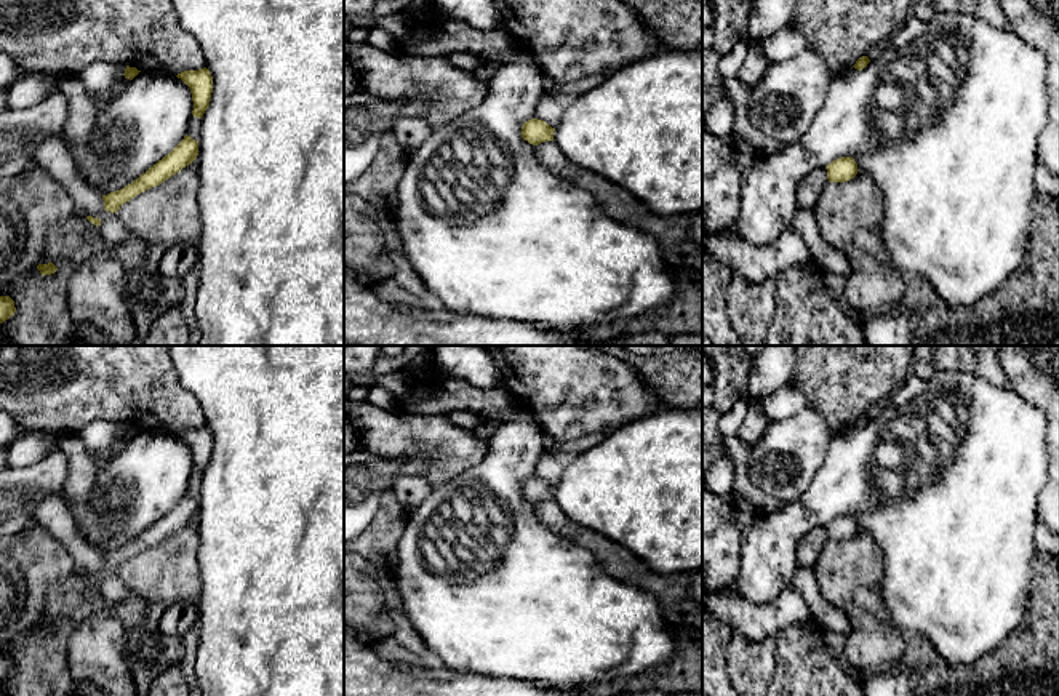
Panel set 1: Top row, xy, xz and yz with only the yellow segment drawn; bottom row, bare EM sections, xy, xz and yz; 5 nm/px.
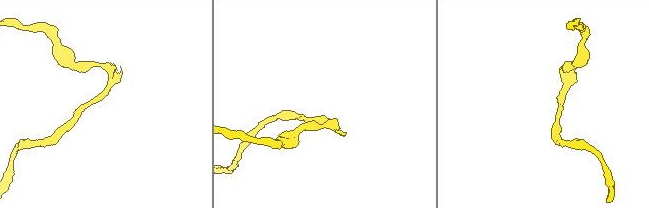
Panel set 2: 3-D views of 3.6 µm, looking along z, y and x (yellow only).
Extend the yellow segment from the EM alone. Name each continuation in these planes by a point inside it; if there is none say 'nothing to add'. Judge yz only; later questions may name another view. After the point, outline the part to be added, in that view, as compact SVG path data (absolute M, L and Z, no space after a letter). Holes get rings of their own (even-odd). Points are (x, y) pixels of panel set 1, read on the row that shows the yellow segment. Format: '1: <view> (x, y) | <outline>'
1: yz (808, 191) | M825 168L814 170L808 173L805 178L801 178L797 186L795 198L798 210L814 210L821 197L821 192L827 182L829 179Z

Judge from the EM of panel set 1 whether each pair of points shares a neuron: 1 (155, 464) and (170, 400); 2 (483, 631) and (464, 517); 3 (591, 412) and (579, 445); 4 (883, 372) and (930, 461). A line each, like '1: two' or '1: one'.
1: two
2: one
3: two
4: two

